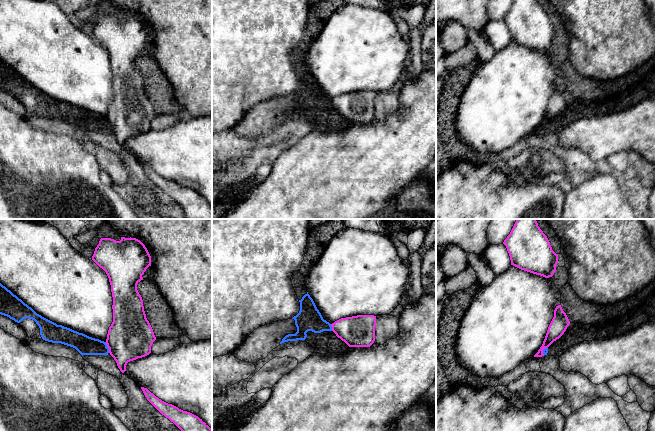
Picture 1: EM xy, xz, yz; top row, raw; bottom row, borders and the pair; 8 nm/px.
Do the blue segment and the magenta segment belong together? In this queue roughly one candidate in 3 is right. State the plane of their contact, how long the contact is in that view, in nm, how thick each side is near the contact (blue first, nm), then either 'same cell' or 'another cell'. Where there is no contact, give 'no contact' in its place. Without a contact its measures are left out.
xy | 90 nm | 160/360 nm | another cell

